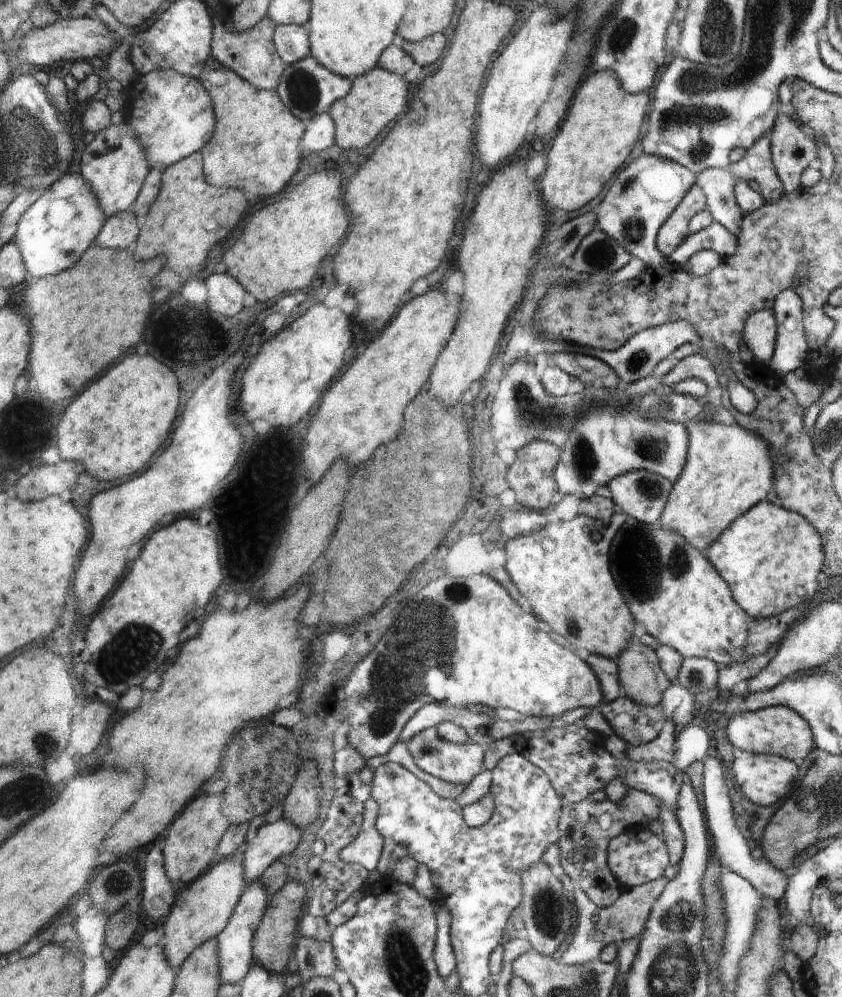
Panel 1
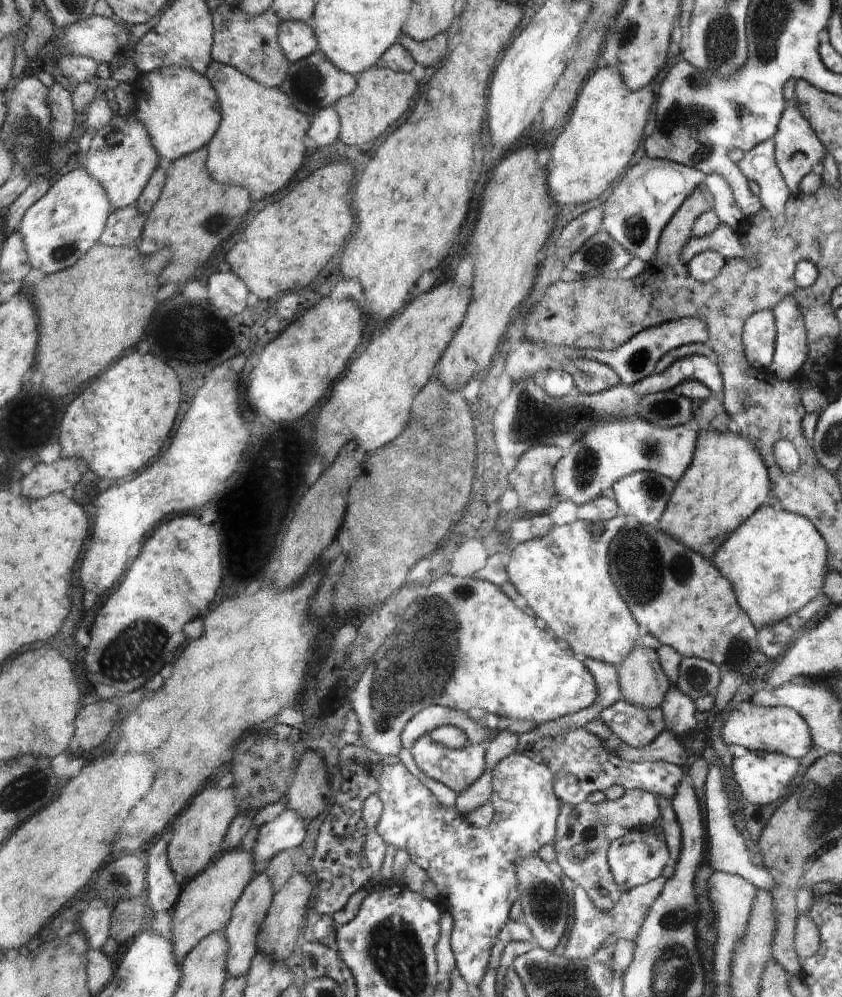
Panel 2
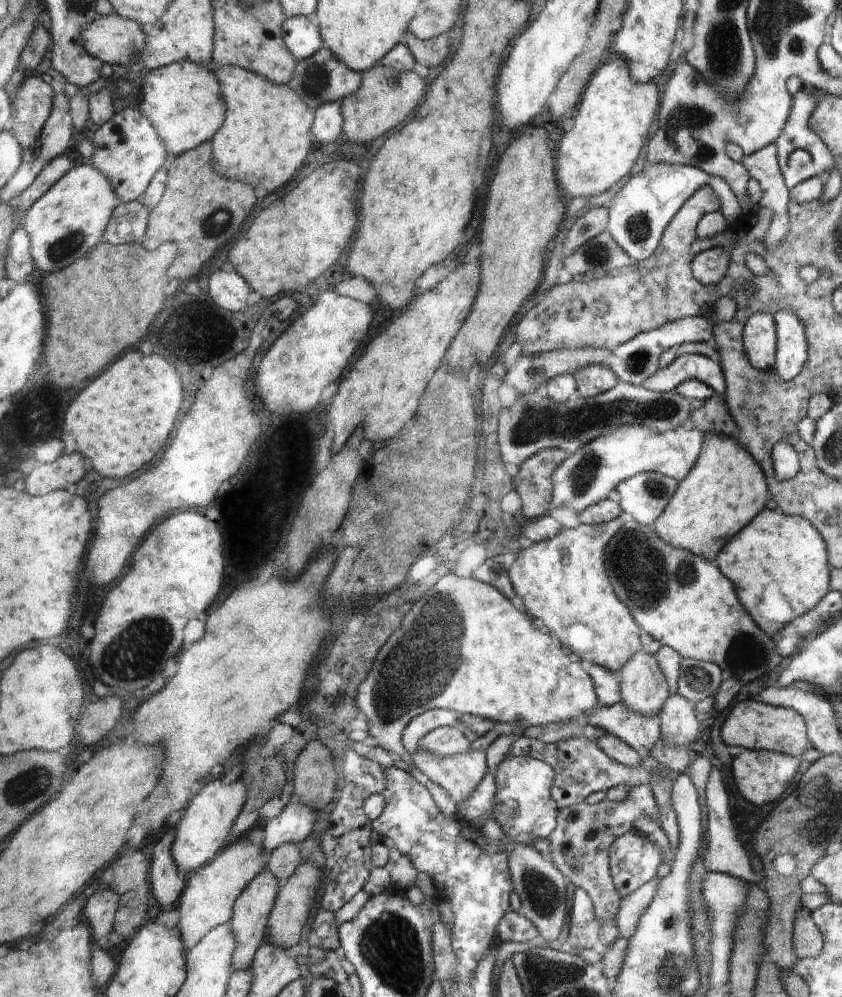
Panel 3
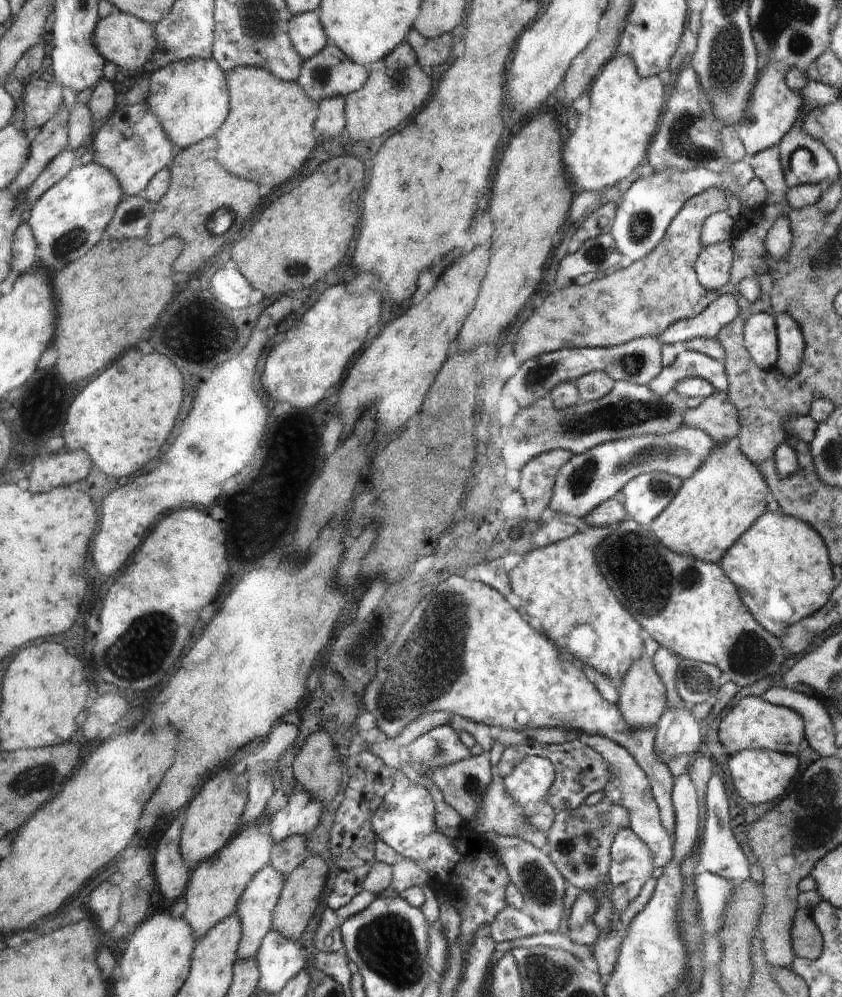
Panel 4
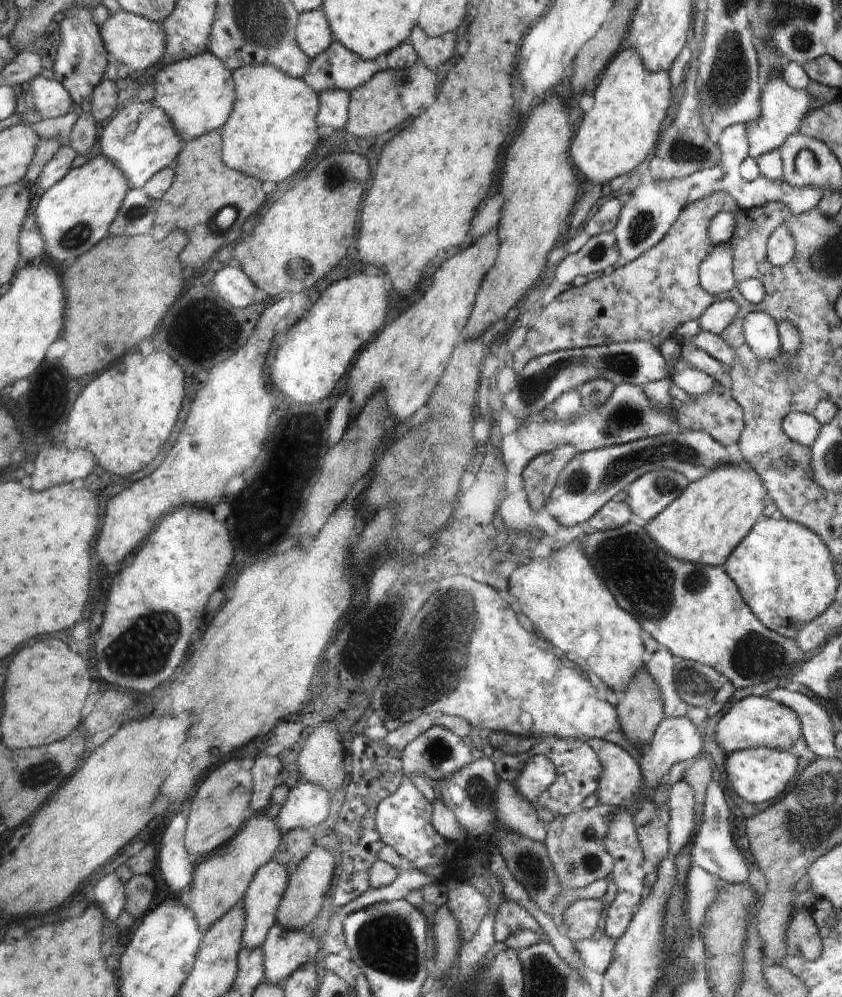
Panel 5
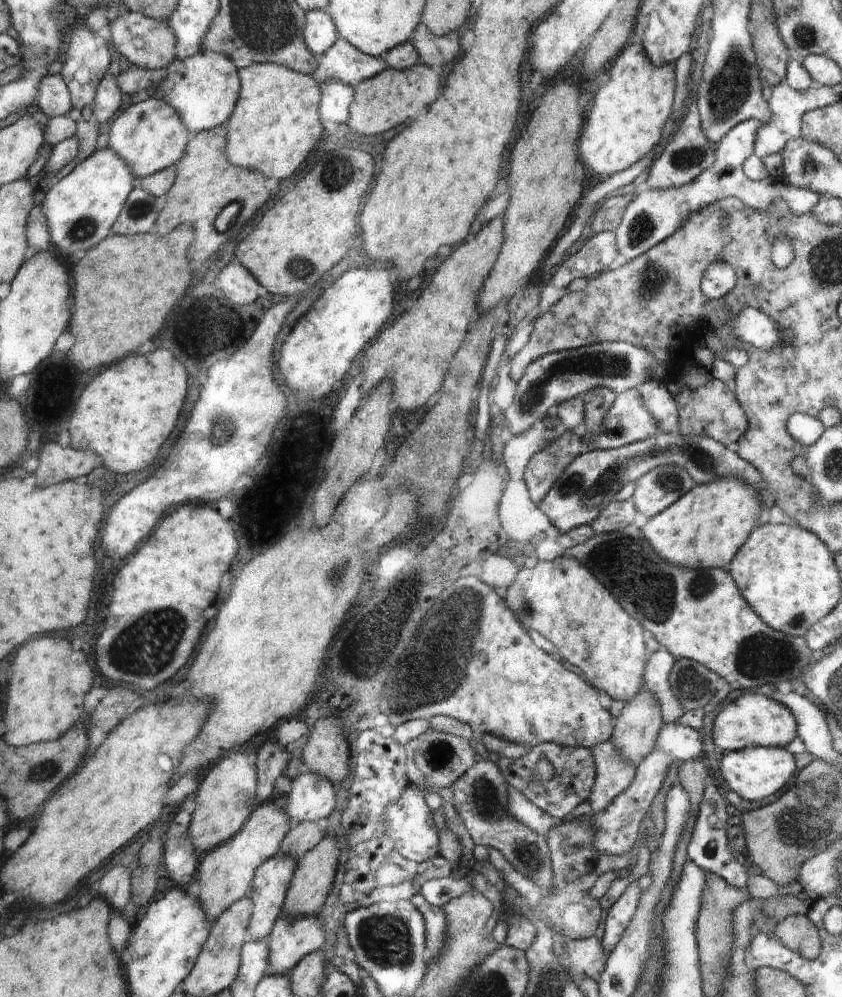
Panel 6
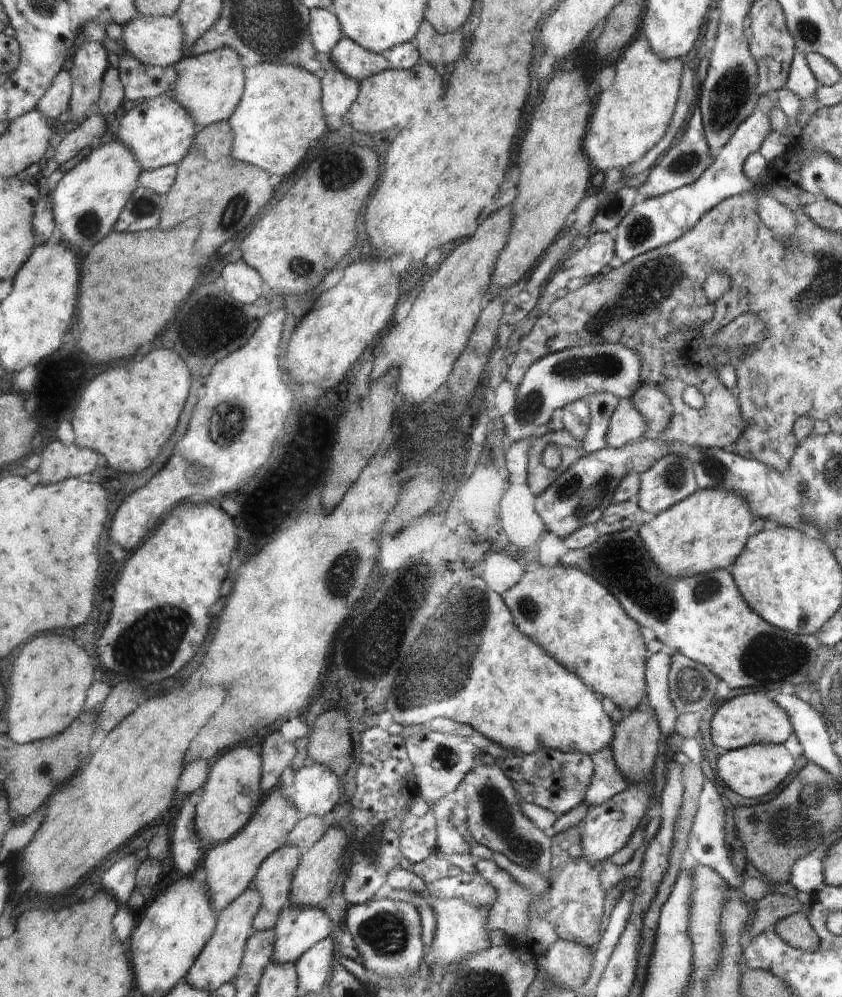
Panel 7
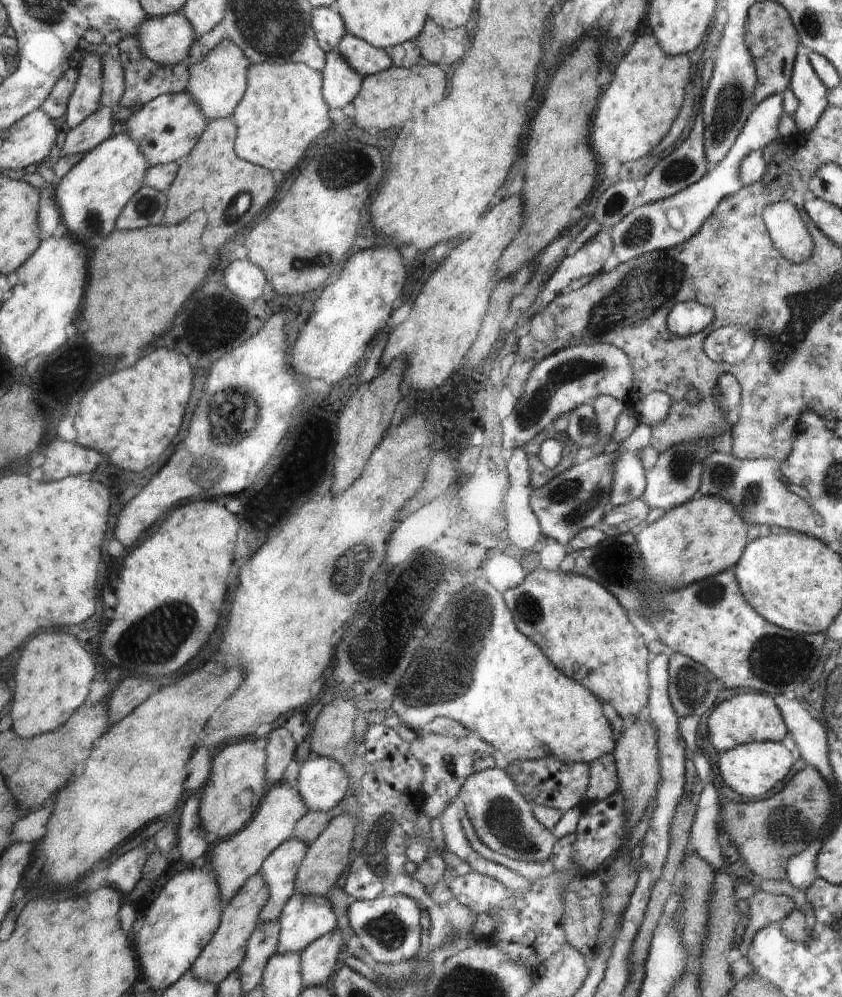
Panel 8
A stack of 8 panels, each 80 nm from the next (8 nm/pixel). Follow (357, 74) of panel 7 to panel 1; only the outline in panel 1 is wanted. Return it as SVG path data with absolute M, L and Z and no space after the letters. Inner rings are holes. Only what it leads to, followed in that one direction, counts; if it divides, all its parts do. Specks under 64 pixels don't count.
M312 57L304 58L303 61L287 64L286 69L279 81L279 87L276 88L278 98L282 100L282 104L298 118L310 122L314 116L327 113L330 106L339 99L342 99L350 92L352 81L344 76L334 74L324 66L320 66Z

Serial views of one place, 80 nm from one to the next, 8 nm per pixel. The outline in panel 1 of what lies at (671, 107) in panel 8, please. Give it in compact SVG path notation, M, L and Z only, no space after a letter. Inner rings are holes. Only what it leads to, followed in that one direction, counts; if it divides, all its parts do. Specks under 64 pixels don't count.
M594 71L580 86L568 119L560 130L552 149L548 152L548 168L538 180L542 186L542 196L548 206L572 212L594 200L602 186L622 168L634 142L640 134L640 124L646 114L646 104L650 96L646 91L628 94L618 82L614 72Z

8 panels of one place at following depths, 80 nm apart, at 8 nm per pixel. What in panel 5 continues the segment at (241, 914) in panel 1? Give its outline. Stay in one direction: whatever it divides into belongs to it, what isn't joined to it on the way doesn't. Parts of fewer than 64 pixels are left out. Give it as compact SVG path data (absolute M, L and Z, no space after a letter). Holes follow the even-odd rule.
M273 858L255 873L250 888L247 889L246 896L242 900L242 908L246 912L246 926L243 930L244 947L251 949L263 945L269 933L268 930L271 930L270 926L275 925L276 910L278 910L280 900L283 900L286 894L289 882L290 872L287 866L276 862Z

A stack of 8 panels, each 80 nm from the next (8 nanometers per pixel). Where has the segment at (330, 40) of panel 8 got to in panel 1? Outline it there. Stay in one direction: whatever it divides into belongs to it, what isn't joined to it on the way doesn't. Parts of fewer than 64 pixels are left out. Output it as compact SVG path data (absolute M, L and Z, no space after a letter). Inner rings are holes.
M277 25L274 44L285 65L303 61L311 54L310 30L302 25Z

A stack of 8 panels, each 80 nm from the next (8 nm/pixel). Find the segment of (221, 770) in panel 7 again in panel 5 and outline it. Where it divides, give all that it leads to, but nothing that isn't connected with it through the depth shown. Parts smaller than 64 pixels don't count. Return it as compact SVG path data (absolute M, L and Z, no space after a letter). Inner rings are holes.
M228 760L220 768L212 770L212 774L208 774L208 778L198 786L192 800L192 812L188 816L186 826L186 850L192 856L202 856L214 853L220 846L226 845L230 838L238 834L242 822L250 818L250 814L246 814L250 798L252 798L252 774L244 770L238 764L238 760Z

